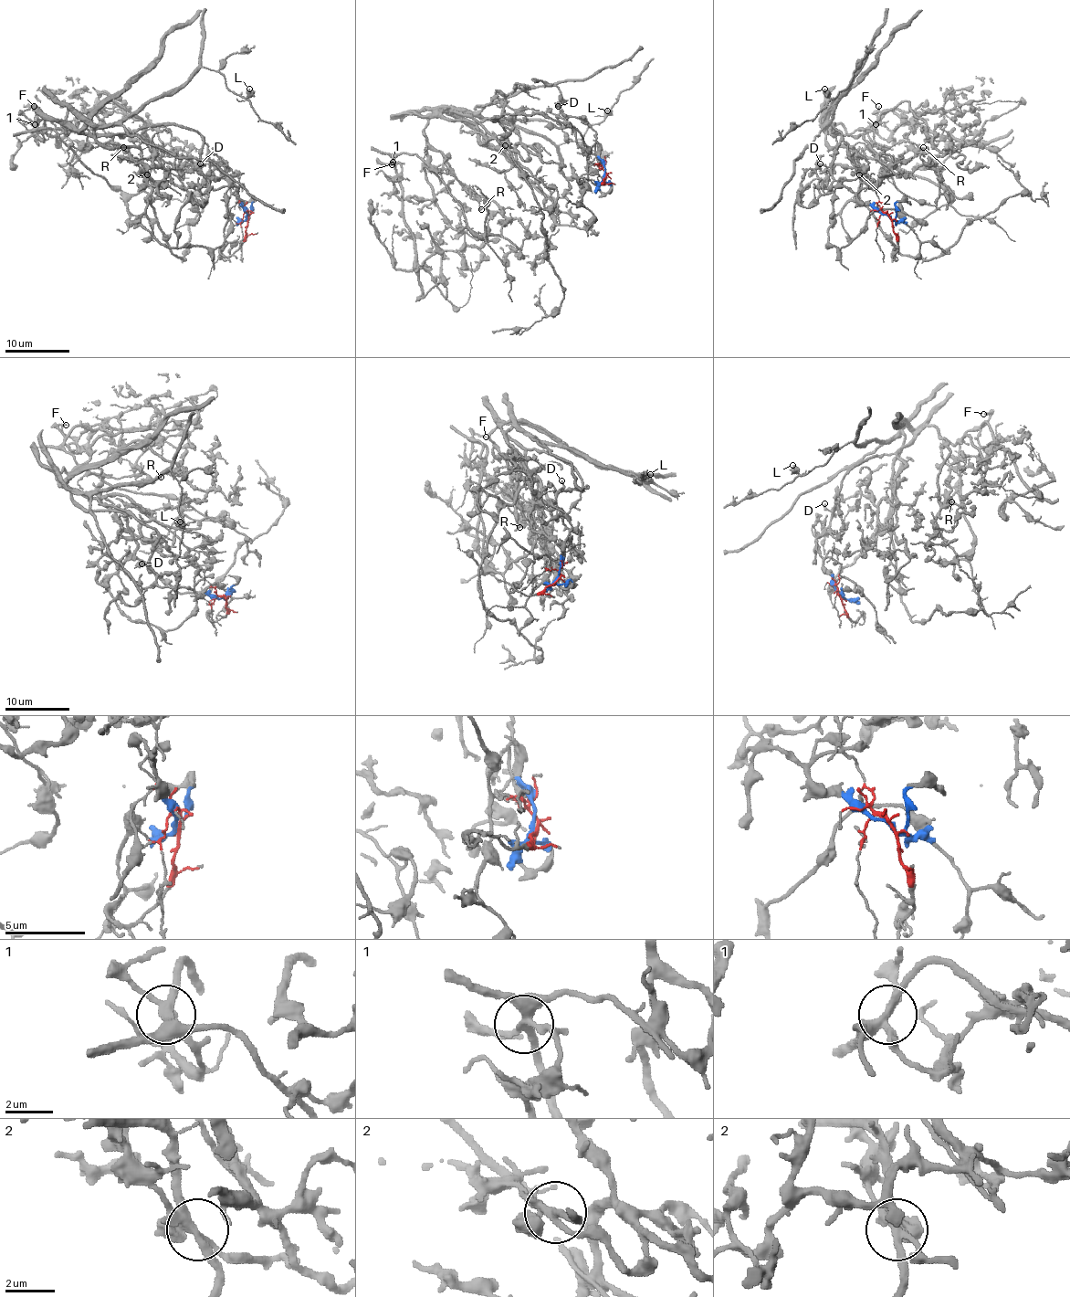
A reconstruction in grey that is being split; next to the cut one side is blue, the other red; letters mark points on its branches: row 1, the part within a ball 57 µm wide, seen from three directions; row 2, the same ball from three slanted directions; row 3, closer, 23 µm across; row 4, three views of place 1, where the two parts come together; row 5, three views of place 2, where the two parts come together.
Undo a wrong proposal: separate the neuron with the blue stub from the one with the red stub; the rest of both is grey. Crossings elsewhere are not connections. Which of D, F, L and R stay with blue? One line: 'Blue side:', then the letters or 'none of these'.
Blue side: D, F, R

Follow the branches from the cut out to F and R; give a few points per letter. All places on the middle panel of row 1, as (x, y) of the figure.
F: (605, 175), (575, 116), (431, 118), (434, 200), (402, 200), (393, 164)
R: (605, 175), (595, 131), (584, 120), (557, 118), (557, 128), (535, 120), (431, 118), (425, 139), (482, 209)

